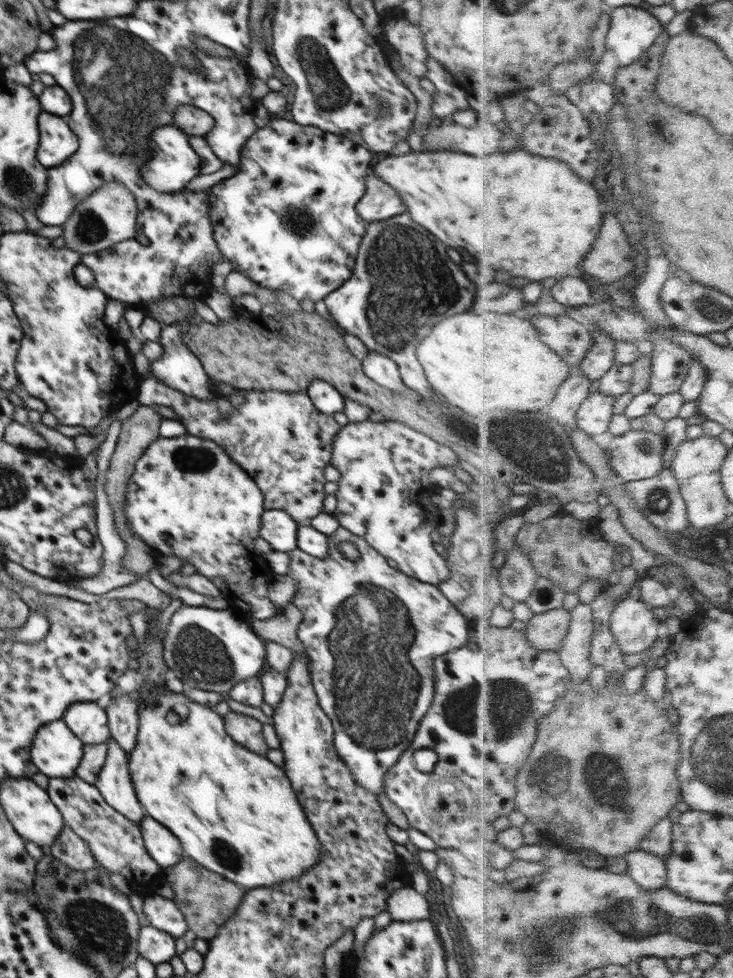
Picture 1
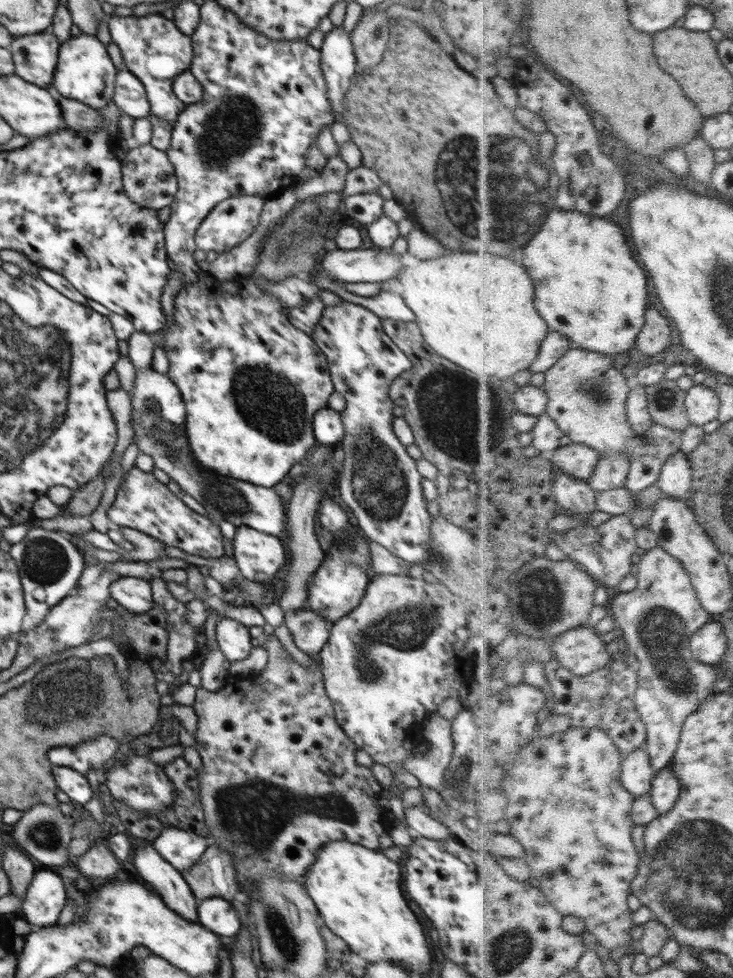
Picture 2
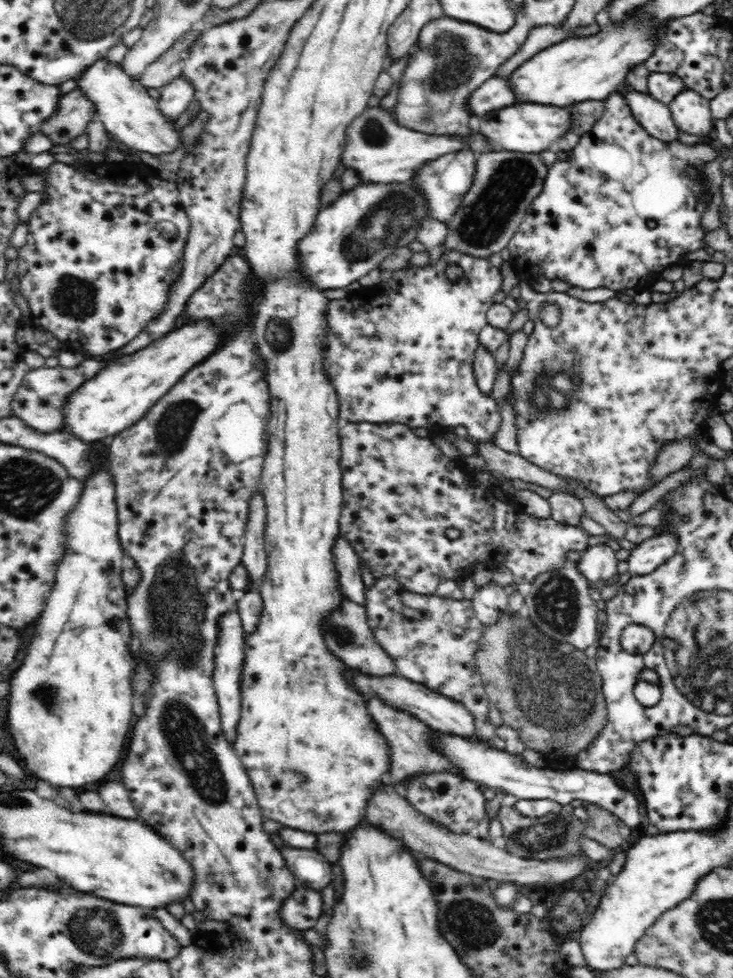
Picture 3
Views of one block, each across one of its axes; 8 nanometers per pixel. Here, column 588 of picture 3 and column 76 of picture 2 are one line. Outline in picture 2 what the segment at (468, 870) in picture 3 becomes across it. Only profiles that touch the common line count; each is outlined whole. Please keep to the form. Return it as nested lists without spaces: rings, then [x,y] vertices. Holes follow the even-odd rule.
[[[104,841],[92,845],[82,856],[76,857],[73,863],[81,874],[90,878],[108,878],[120,868],[115,854]]]

